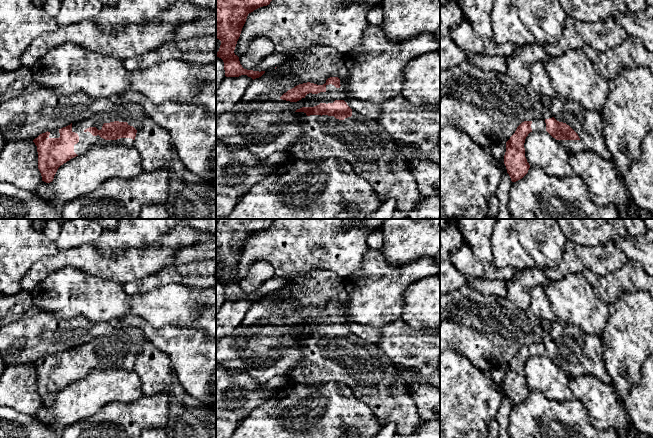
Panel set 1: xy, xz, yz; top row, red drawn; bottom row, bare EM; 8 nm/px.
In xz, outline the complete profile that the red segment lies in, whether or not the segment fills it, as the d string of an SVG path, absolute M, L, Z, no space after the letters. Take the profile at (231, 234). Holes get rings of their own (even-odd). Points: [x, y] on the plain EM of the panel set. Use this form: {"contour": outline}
{"contour": "M219 219L216 223L216 263L221 265L216 281L223 284L226 301L247 299L254 304L265 297L265 295L259 296L244 293L240 288L239 281L234 277L234 274L248 238L260 231L269 229L272 223L273 219Z"}

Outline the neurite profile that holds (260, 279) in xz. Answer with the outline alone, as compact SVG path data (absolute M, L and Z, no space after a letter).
M268 262L254 263L246 276L239 281L240 288L244 293L253 295L266 295L278 291L289 280L275 274L275 268Z

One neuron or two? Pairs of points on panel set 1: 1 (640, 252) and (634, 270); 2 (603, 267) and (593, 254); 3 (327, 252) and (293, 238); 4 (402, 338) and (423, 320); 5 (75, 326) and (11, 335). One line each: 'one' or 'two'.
1: two
2: one
3: one
4: two
5: one

